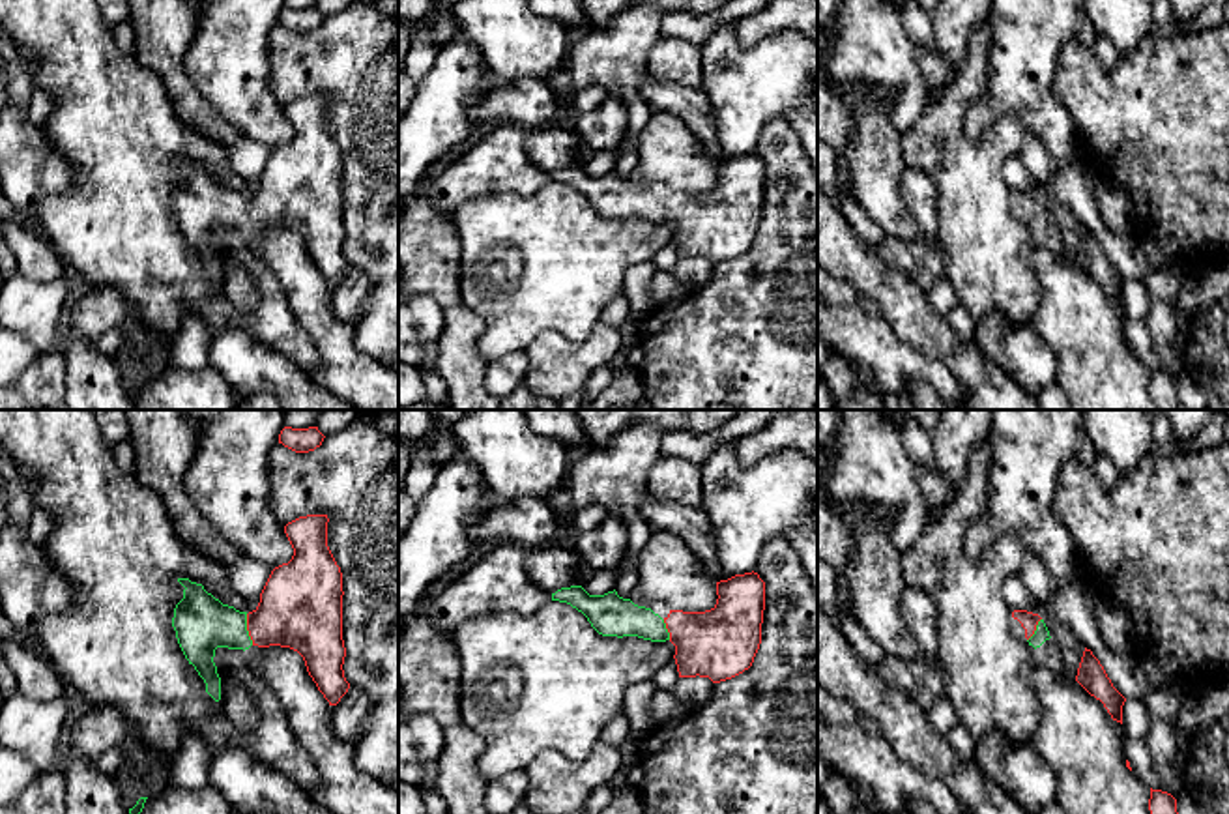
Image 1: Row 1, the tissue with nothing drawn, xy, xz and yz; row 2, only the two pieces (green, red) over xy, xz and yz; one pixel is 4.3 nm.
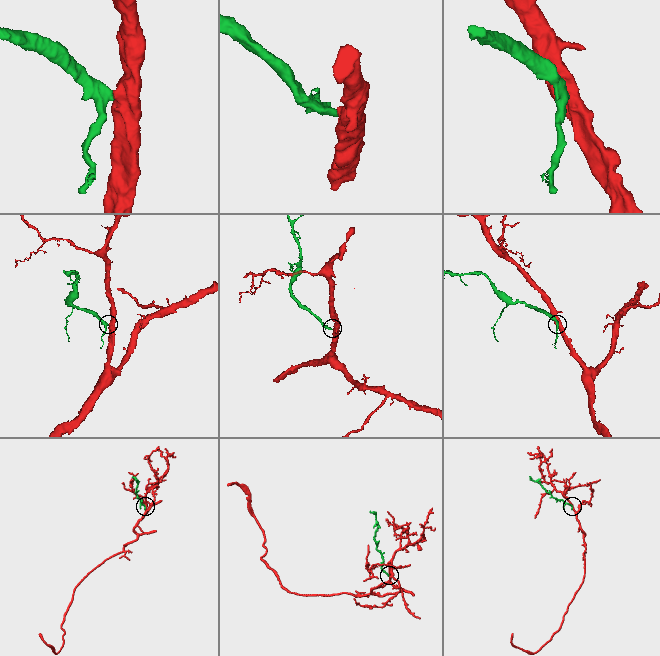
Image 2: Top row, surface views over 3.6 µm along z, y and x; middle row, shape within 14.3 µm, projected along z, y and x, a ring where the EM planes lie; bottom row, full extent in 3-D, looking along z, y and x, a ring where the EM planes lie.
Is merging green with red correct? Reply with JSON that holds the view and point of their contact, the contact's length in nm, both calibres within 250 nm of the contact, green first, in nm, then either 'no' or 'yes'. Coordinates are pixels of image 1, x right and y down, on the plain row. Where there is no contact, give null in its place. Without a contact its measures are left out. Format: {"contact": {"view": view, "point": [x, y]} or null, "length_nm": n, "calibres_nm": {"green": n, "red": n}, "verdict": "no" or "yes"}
{"contact": {"view": "xy", "point": [245, 210]}, "length_nm": 140, "calibres_nm": {"green": 240, "red": 340}, "verdict": "yes"}

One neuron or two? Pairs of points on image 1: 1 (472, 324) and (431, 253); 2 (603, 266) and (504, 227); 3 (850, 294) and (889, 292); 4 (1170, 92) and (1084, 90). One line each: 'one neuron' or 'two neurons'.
1: one neuron
2: one neuron
3: two neurons
4: one neuron

